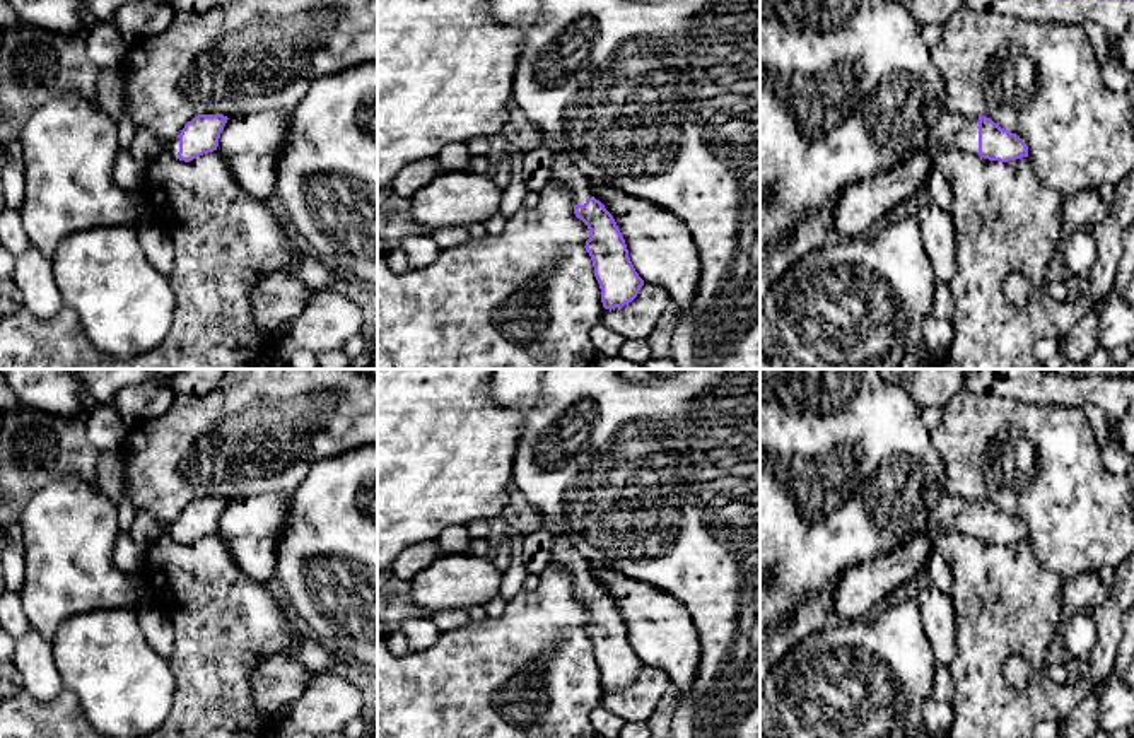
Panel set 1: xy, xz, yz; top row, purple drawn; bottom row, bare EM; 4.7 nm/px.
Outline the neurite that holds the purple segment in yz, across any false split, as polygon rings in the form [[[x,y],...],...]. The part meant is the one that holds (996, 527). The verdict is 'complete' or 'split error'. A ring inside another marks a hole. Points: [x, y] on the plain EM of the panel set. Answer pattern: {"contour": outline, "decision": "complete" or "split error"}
{"contour": [[[946,495],[927,523],[915,530],[914,536],[936,533],[941,540],[953,531],[999,545],[1028,540],[1028,530],[1016,516],[1001,511],[987,499],[962,499],[956,495]]], "decision": "split error"}

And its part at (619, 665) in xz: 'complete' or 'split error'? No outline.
split error

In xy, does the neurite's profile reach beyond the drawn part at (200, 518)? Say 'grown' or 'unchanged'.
grown

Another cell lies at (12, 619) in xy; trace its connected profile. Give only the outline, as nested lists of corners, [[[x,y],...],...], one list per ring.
[[[5,589],[0,596],[0,627],[14,639],[22,637],[31,629],[20,594],[12,589]]]

